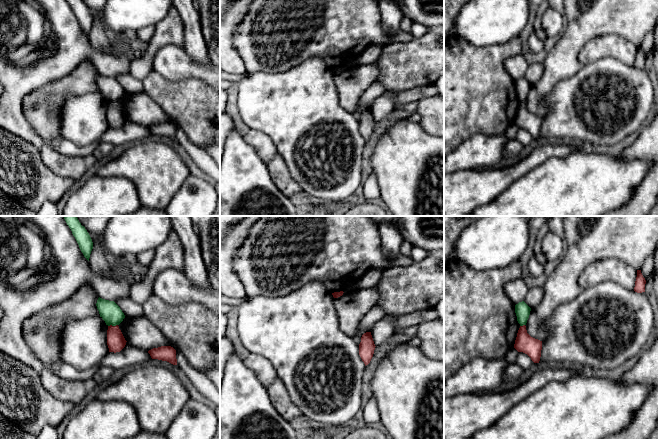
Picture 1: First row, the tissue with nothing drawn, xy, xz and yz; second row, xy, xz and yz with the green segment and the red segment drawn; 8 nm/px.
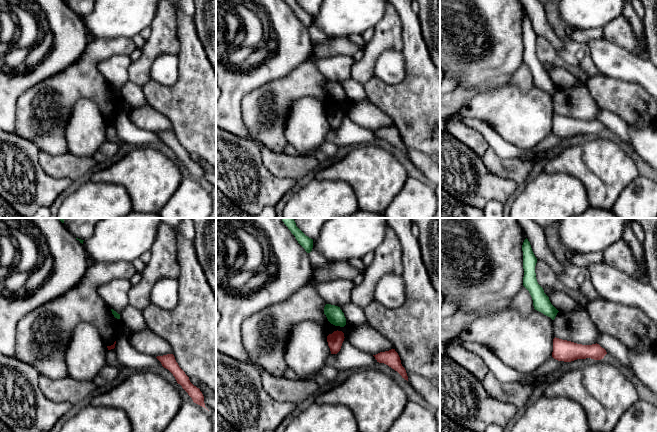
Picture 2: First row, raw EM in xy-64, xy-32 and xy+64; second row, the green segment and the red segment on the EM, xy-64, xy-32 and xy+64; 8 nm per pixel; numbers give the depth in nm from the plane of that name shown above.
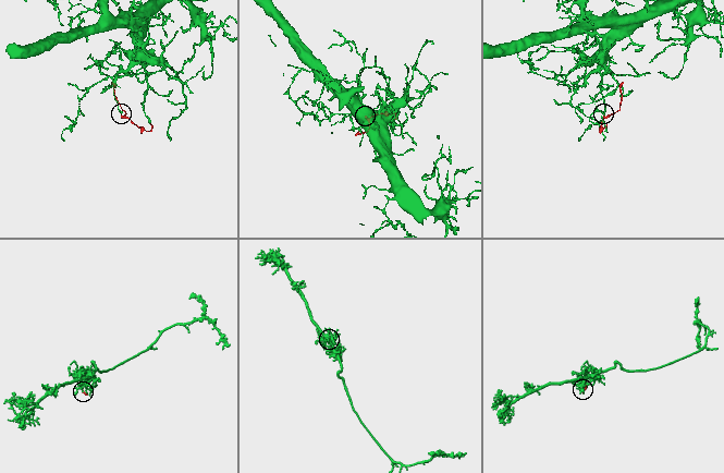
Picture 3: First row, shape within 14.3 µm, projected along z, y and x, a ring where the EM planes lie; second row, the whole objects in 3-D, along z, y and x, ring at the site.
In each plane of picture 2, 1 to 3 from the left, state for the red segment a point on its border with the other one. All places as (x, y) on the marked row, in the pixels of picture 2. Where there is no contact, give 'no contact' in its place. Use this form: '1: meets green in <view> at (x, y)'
1: no contact
2: no contact
3: no contact

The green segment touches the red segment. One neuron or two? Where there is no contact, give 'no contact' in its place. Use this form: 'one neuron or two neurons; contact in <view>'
two neurons; contact in xy

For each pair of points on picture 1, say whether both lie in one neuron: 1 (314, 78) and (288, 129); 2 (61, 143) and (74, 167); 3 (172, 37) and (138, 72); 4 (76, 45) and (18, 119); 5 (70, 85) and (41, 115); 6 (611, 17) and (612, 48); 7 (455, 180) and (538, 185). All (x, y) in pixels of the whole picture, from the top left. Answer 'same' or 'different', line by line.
1: same
2: different
3: same
4: same
5: same
6: different
7: different

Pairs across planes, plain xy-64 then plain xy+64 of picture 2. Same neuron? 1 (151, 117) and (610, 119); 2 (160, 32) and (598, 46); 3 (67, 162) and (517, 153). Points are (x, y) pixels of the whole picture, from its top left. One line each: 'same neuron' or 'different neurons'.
1: different neurons
2: different neurons
3: different neurons

